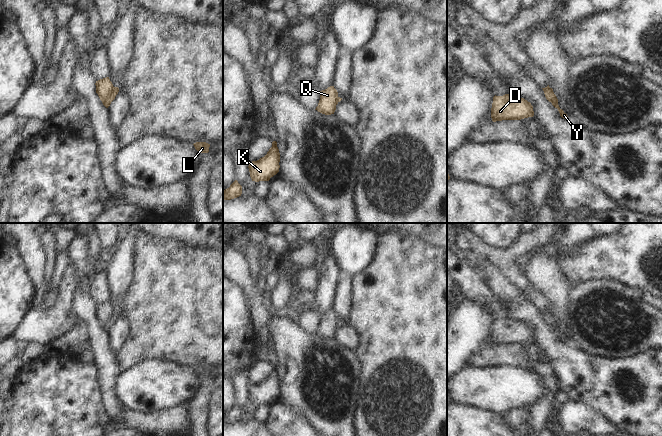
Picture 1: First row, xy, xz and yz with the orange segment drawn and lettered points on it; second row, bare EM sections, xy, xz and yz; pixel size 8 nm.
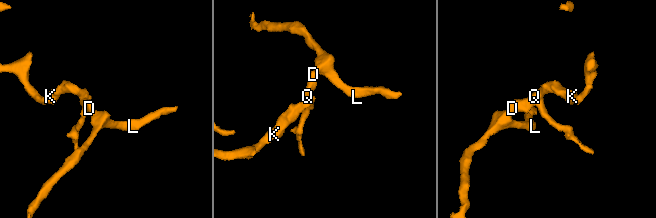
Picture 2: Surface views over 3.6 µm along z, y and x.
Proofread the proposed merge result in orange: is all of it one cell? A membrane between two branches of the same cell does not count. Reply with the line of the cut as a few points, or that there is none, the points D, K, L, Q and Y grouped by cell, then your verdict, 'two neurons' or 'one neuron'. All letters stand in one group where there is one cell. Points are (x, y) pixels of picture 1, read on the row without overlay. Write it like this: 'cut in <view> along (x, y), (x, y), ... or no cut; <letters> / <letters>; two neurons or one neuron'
cut in xy along (114, 311), (103, 327); D K L Q / Y; two neurons

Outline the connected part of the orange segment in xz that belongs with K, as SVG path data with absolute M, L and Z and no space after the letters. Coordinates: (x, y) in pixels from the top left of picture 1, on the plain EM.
M272 366L272 371L267 378L257 385L252 385L248 392L252 405L269 405L279 396L280 377L277 366Z

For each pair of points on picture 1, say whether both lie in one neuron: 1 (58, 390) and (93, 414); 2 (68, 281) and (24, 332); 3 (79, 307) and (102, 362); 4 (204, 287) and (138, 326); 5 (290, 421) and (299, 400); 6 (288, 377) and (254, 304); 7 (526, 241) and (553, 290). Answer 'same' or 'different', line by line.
1: same
2: same
3: same
4: same
5: different
6: same
7: different

